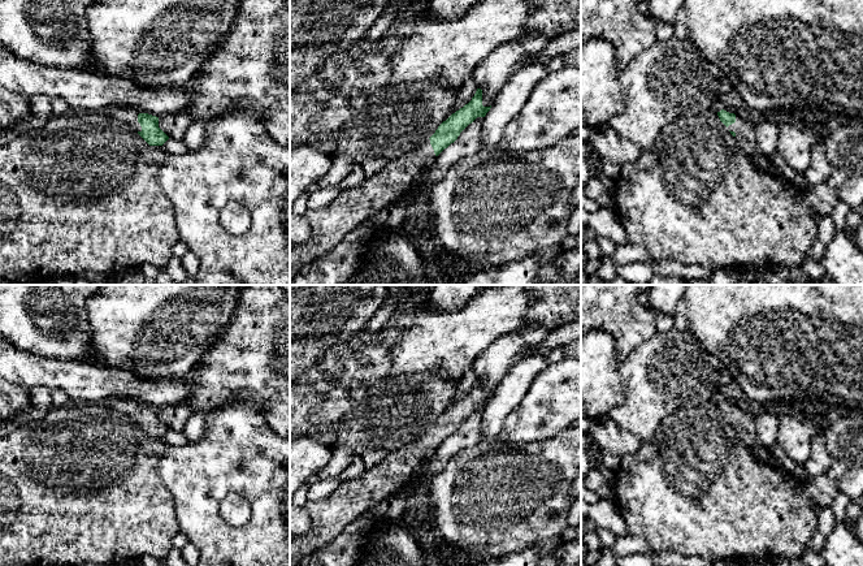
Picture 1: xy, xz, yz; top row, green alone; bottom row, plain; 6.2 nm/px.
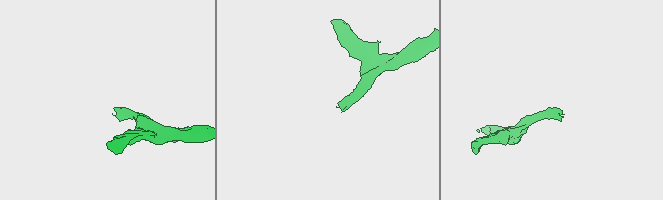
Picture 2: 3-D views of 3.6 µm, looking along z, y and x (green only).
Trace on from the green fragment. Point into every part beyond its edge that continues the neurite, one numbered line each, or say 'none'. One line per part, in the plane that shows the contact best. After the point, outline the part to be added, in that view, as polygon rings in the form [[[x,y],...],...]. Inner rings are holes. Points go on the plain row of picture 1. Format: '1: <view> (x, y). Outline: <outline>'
1: xy (128, 406). Outline: [[[110,398],[107,399],[107,403],[112,407],[116,409],[126,415],[129,415],[133,422],[135,423],[142,423],[142,418],[138,414],[138,403],[134,402],[133,399],[125,399],[125,398]]]

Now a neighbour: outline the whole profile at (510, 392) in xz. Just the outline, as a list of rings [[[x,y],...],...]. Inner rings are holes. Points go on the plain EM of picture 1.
[[[526,355],[509,368],[483,409],[481,440],[498,437],[506,418],[522,401],[535,376],[547,366],[546,357]]]

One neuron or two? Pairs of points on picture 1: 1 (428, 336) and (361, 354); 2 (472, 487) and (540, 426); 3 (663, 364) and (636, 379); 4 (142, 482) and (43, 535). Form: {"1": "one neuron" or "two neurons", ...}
{"1": "two neurons", "2": "two neurons", "3": "one neuron", "4": "one neuron"}

